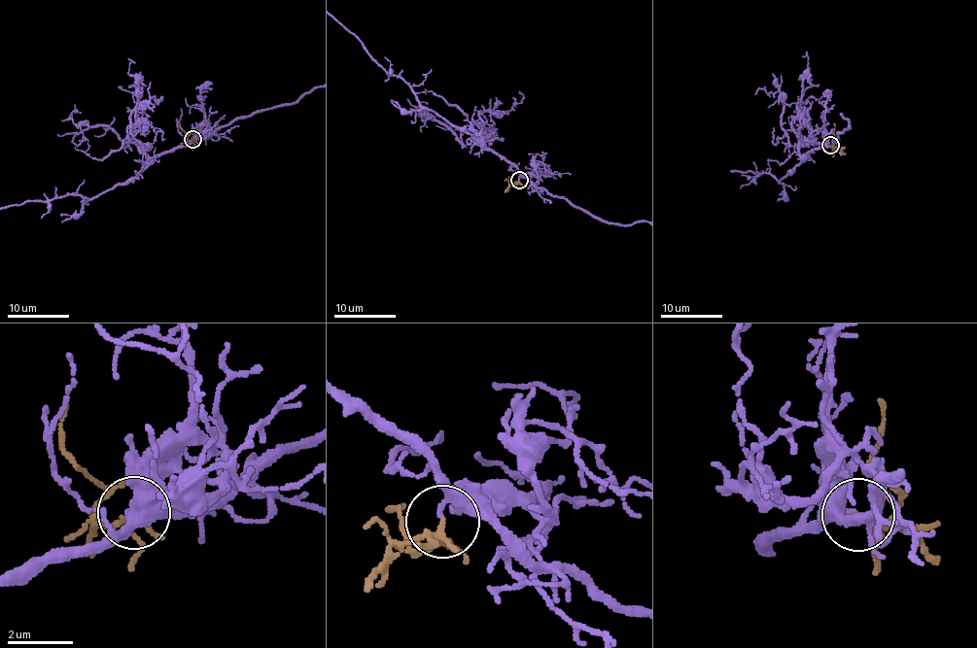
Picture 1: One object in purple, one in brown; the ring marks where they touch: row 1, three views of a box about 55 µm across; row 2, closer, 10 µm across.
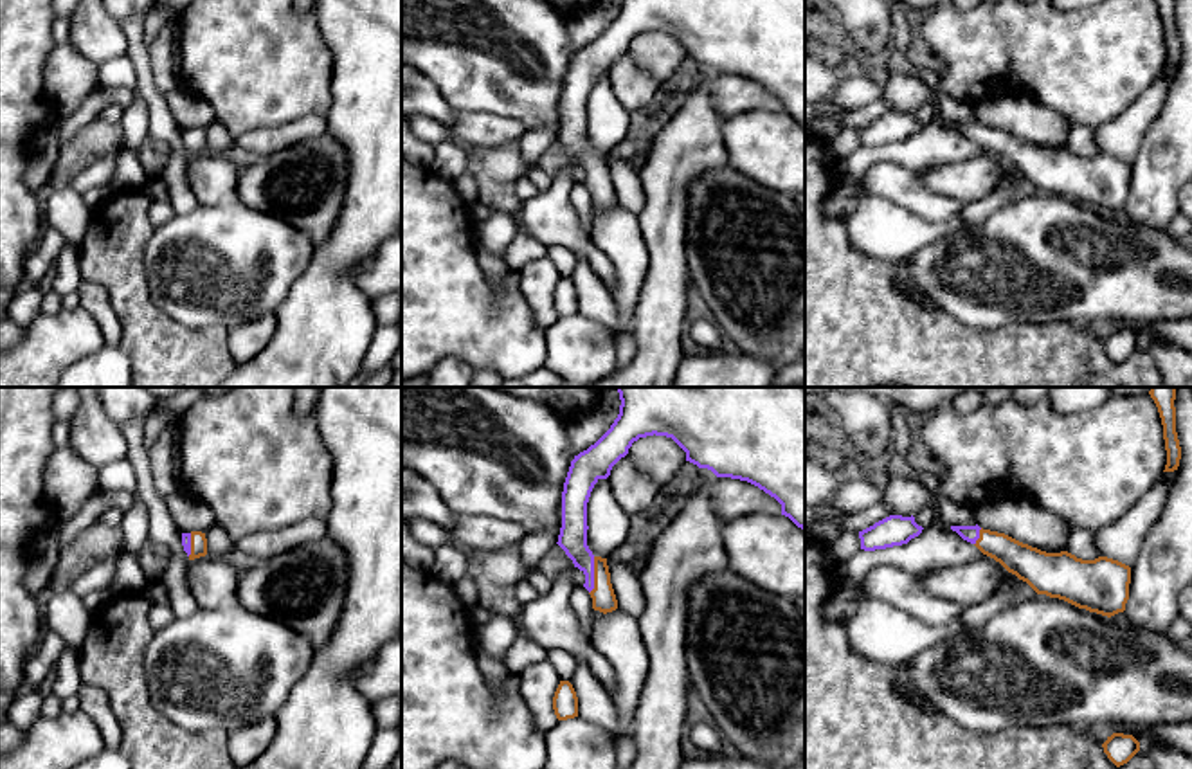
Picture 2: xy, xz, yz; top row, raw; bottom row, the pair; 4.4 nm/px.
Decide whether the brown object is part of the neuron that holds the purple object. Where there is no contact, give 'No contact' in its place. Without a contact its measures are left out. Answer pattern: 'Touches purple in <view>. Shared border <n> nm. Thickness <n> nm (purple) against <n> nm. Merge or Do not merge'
Touches purple in xz. Shared border 170 nm. Thickness 130 nm (purple) against 110 nm. Merge

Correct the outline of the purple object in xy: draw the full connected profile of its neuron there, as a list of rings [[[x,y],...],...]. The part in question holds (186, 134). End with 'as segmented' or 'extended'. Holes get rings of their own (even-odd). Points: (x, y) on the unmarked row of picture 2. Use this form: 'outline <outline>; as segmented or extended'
outline [[[202,128],[182,130],[182,142],[189,157],[207,151],[207,135]]]; extended

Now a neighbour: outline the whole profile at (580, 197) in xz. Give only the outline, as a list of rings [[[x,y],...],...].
[[[583,182],[573,185],[571,204],[573,204],[574,211],[578,213],[582,231],[591,238],[592,195]]]

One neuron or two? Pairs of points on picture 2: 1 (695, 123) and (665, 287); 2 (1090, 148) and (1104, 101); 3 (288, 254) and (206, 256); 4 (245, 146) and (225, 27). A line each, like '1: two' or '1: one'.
1: one
2: two
3: one
4: two

